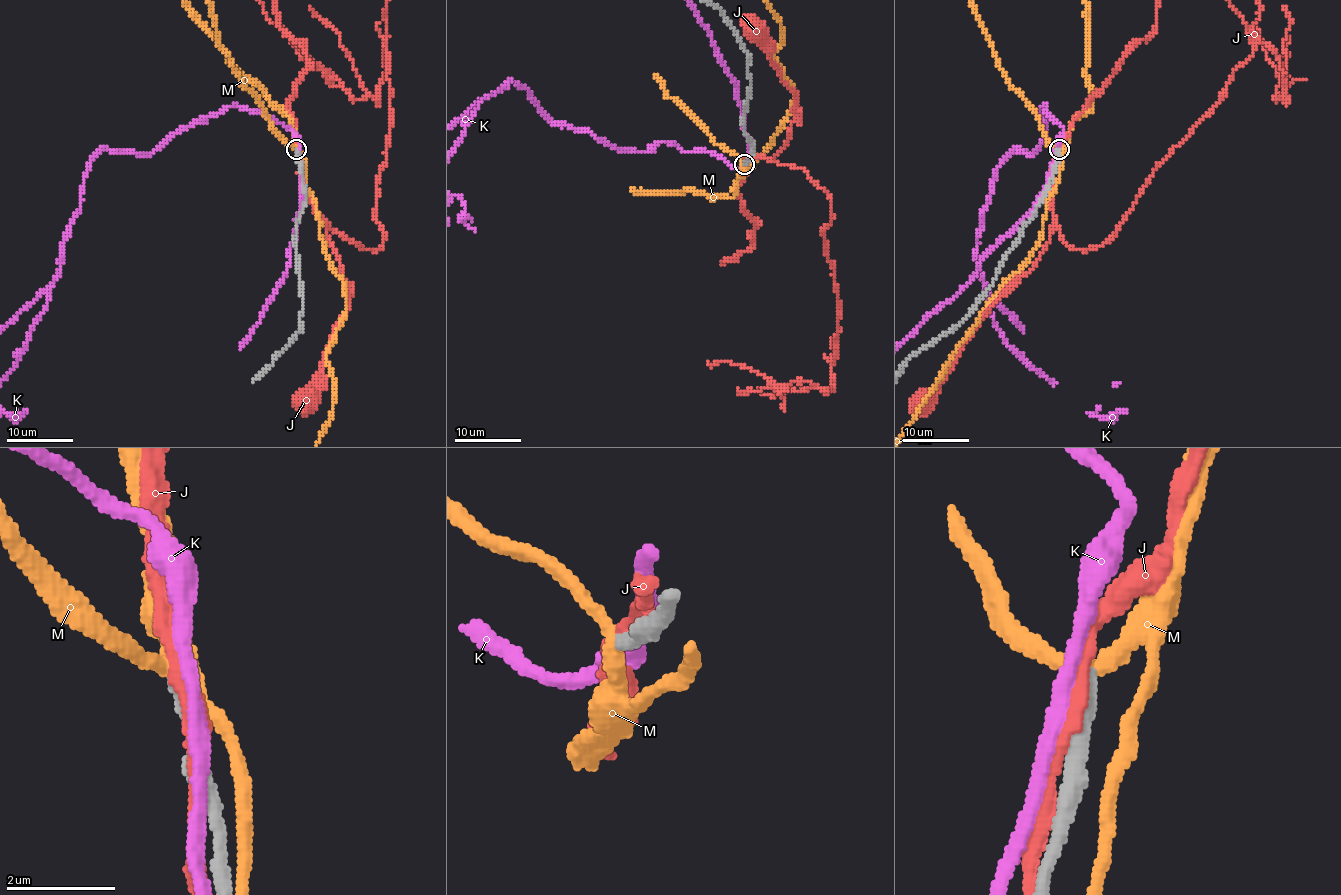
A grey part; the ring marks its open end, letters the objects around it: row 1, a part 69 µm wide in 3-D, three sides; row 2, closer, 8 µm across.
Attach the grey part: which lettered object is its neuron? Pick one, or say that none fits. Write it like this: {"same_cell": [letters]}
{"same_cell": []}

